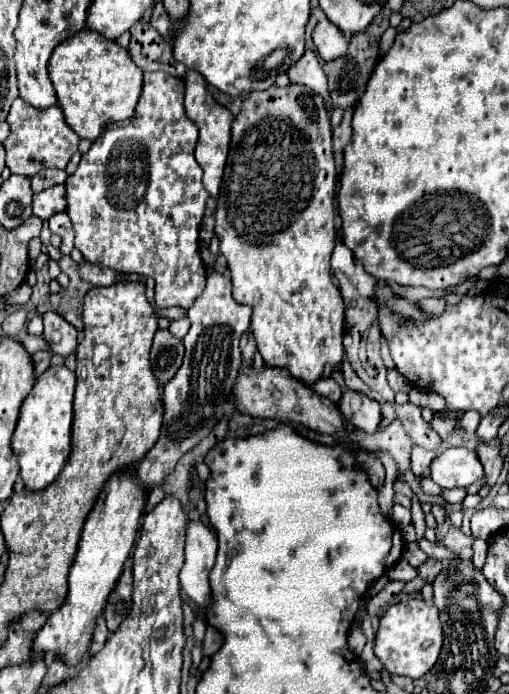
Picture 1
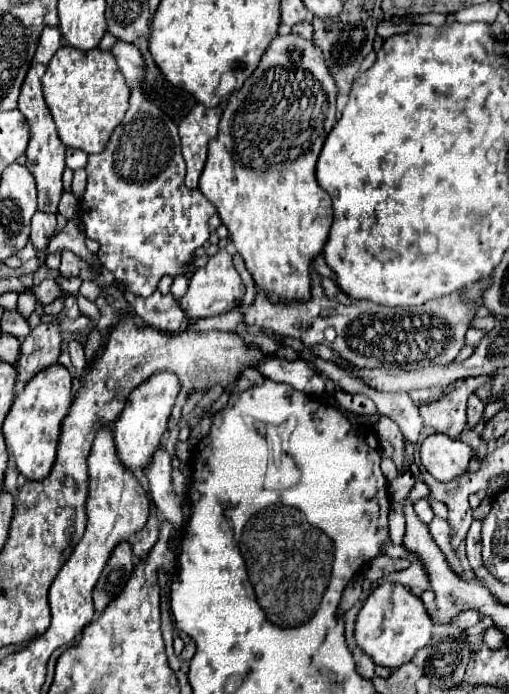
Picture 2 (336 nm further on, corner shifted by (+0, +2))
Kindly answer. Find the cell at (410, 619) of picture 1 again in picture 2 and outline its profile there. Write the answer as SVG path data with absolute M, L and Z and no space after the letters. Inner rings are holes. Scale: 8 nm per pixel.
M381 583L365 599L355 621L355 641L373 659L375 665L397 669L409 663L417 649L425 647L431 639L433 621L423 607L423 601L415 597L407 587L399 583Z

